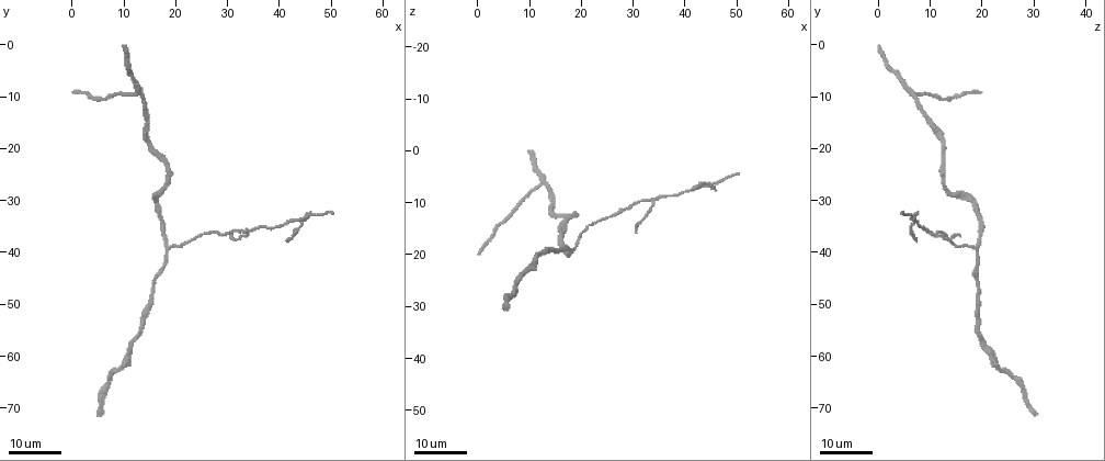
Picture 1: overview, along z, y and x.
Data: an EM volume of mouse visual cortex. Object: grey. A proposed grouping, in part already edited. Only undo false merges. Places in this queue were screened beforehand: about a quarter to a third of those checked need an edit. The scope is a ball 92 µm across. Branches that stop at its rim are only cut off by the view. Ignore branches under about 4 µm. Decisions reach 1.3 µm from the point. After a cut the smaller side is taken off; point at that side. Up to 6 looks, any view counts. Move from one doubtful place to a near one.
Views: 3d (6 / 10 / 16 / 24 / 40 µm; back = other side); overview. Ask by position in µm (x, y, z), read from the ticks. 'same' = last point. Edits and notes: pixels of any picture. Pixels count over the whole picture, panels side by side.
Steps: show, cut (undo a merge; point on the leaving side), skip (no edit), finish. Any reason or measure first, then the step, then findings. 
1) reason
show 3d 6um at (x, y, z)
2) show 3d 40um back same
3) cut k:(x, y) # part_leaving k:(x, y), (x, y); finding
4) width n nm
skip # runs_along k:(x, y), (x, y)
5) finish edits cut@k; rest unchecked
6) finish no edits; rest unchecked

show 3d 16um at (13.0, 9.5, 6.0)

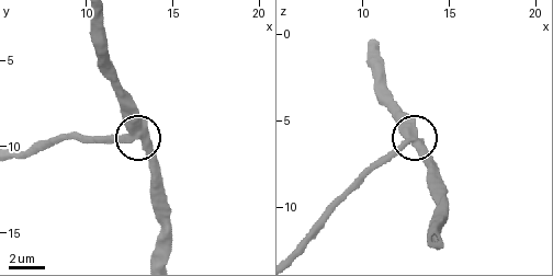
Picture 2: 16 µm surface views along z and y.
show 3d 6um at (12.4, 9.4, 6.3)

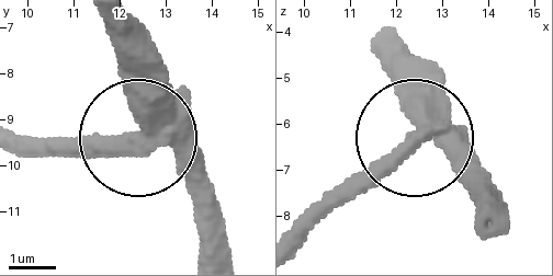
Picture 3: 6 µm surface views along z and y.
cut 3:(88, 138) # part_leaving 3:(140, 135), (26, 147); two neurons meet here

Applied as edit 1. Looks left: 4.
show overview

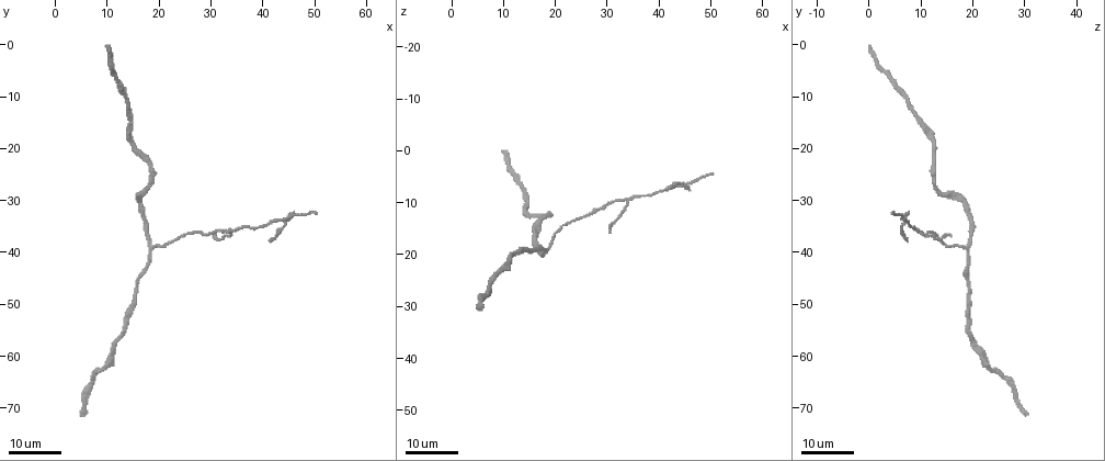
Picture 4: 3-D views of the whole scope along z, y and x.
branch point
show 3d 24um at (44.0, 34.0, 7.0)

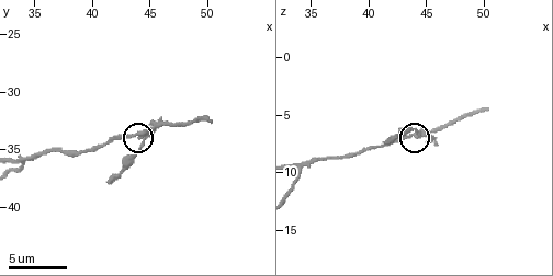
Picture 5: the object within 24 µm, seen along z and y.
show 3d 10um at (44.6, 34.0, 6.8)

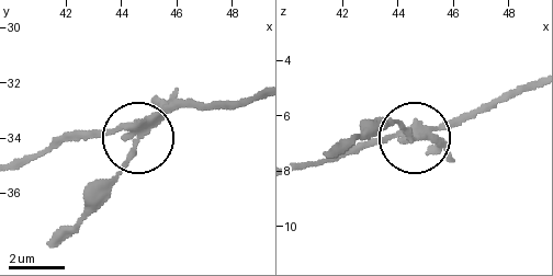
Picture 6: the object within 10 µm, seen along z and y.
arms 3
cut 6:(450, 153) # a second neuron is stuck on

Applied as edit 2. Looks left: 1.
three-way junction
show 3d 10um at (34.2, 36.2, 9.4)

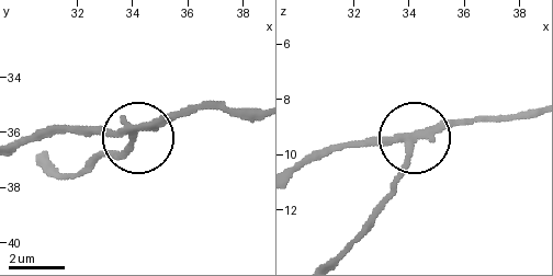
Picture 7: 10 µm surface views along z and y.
arms 3
cut 7:(125, 150) # part_leaving 7:(138, 126), (120, 152), (85, 171), (56, 167); two neurons meet here

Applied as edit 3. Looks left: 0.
finish edits cut@3, cut@6, cut@7; rest unchecked

